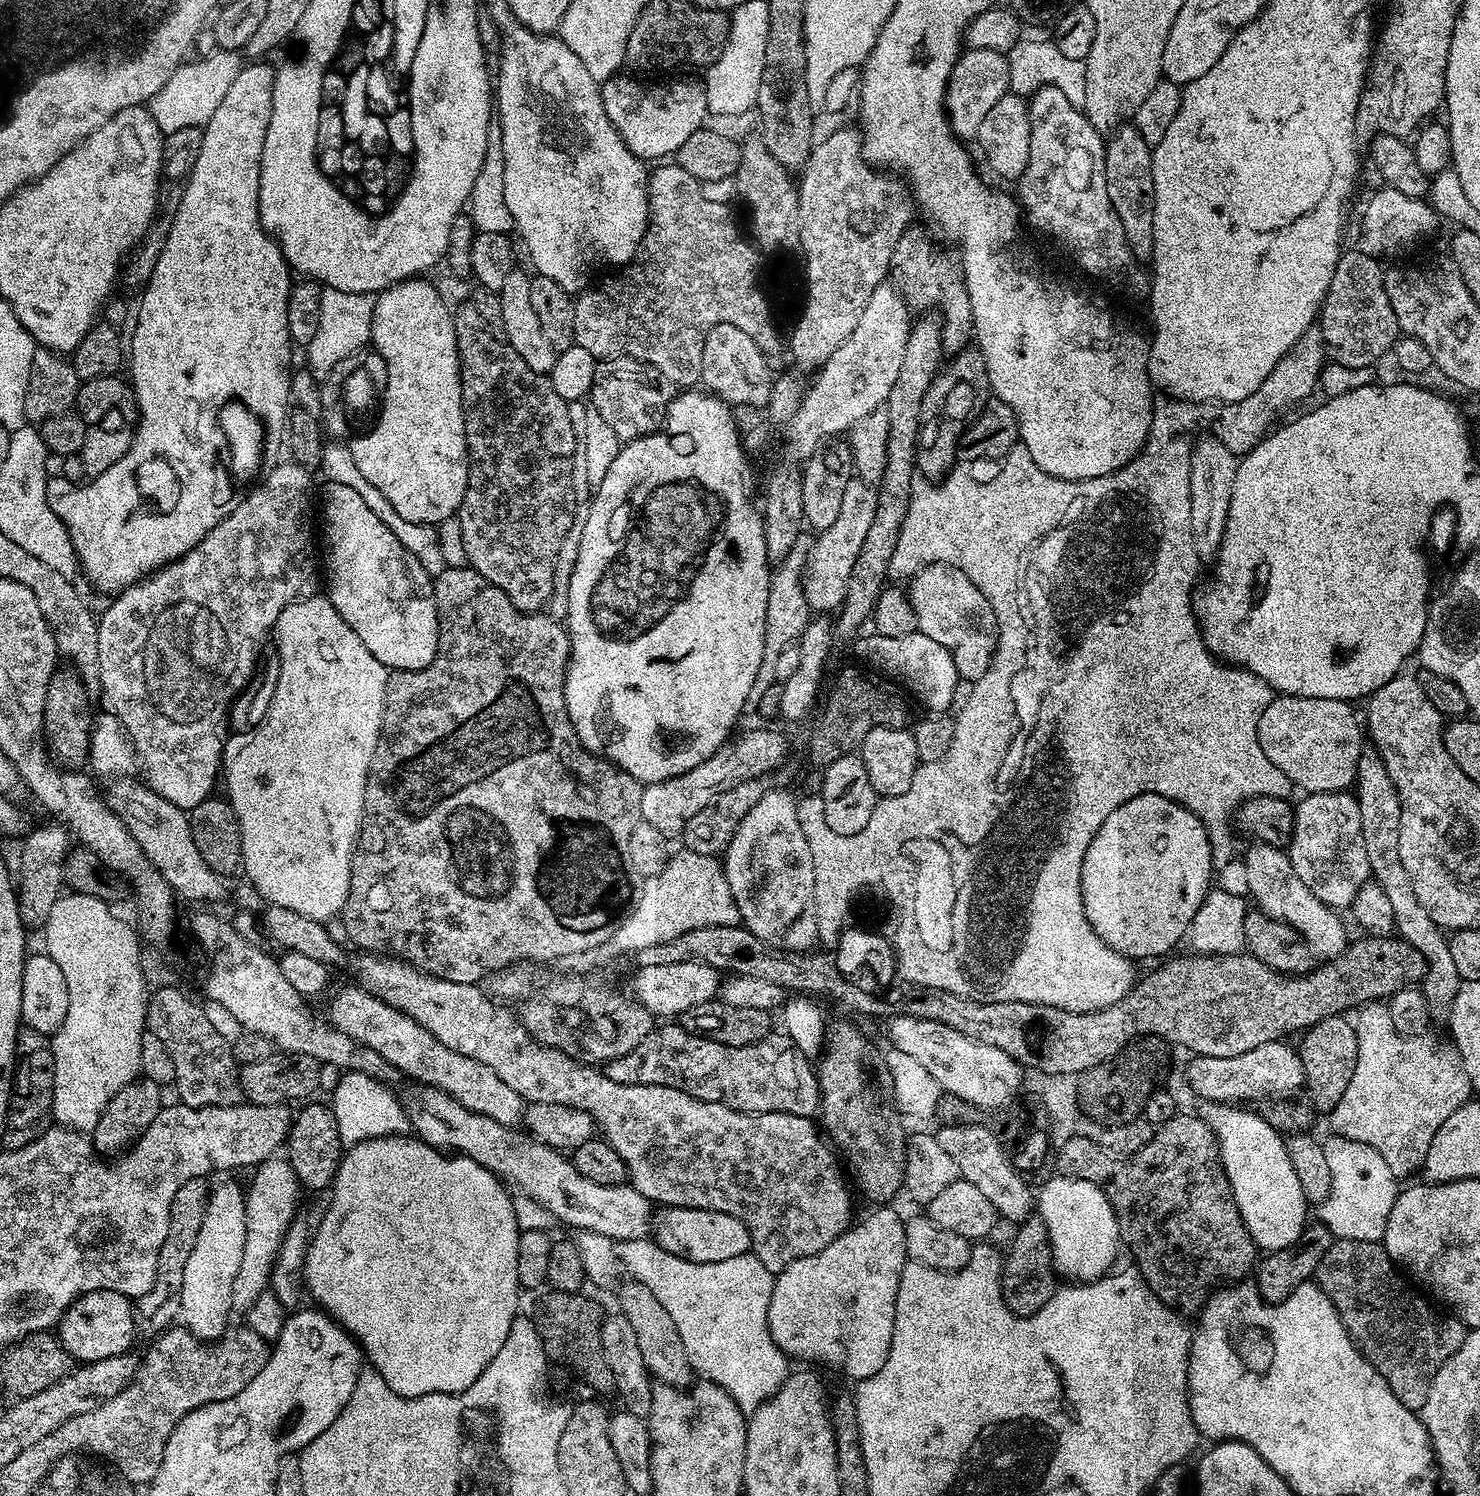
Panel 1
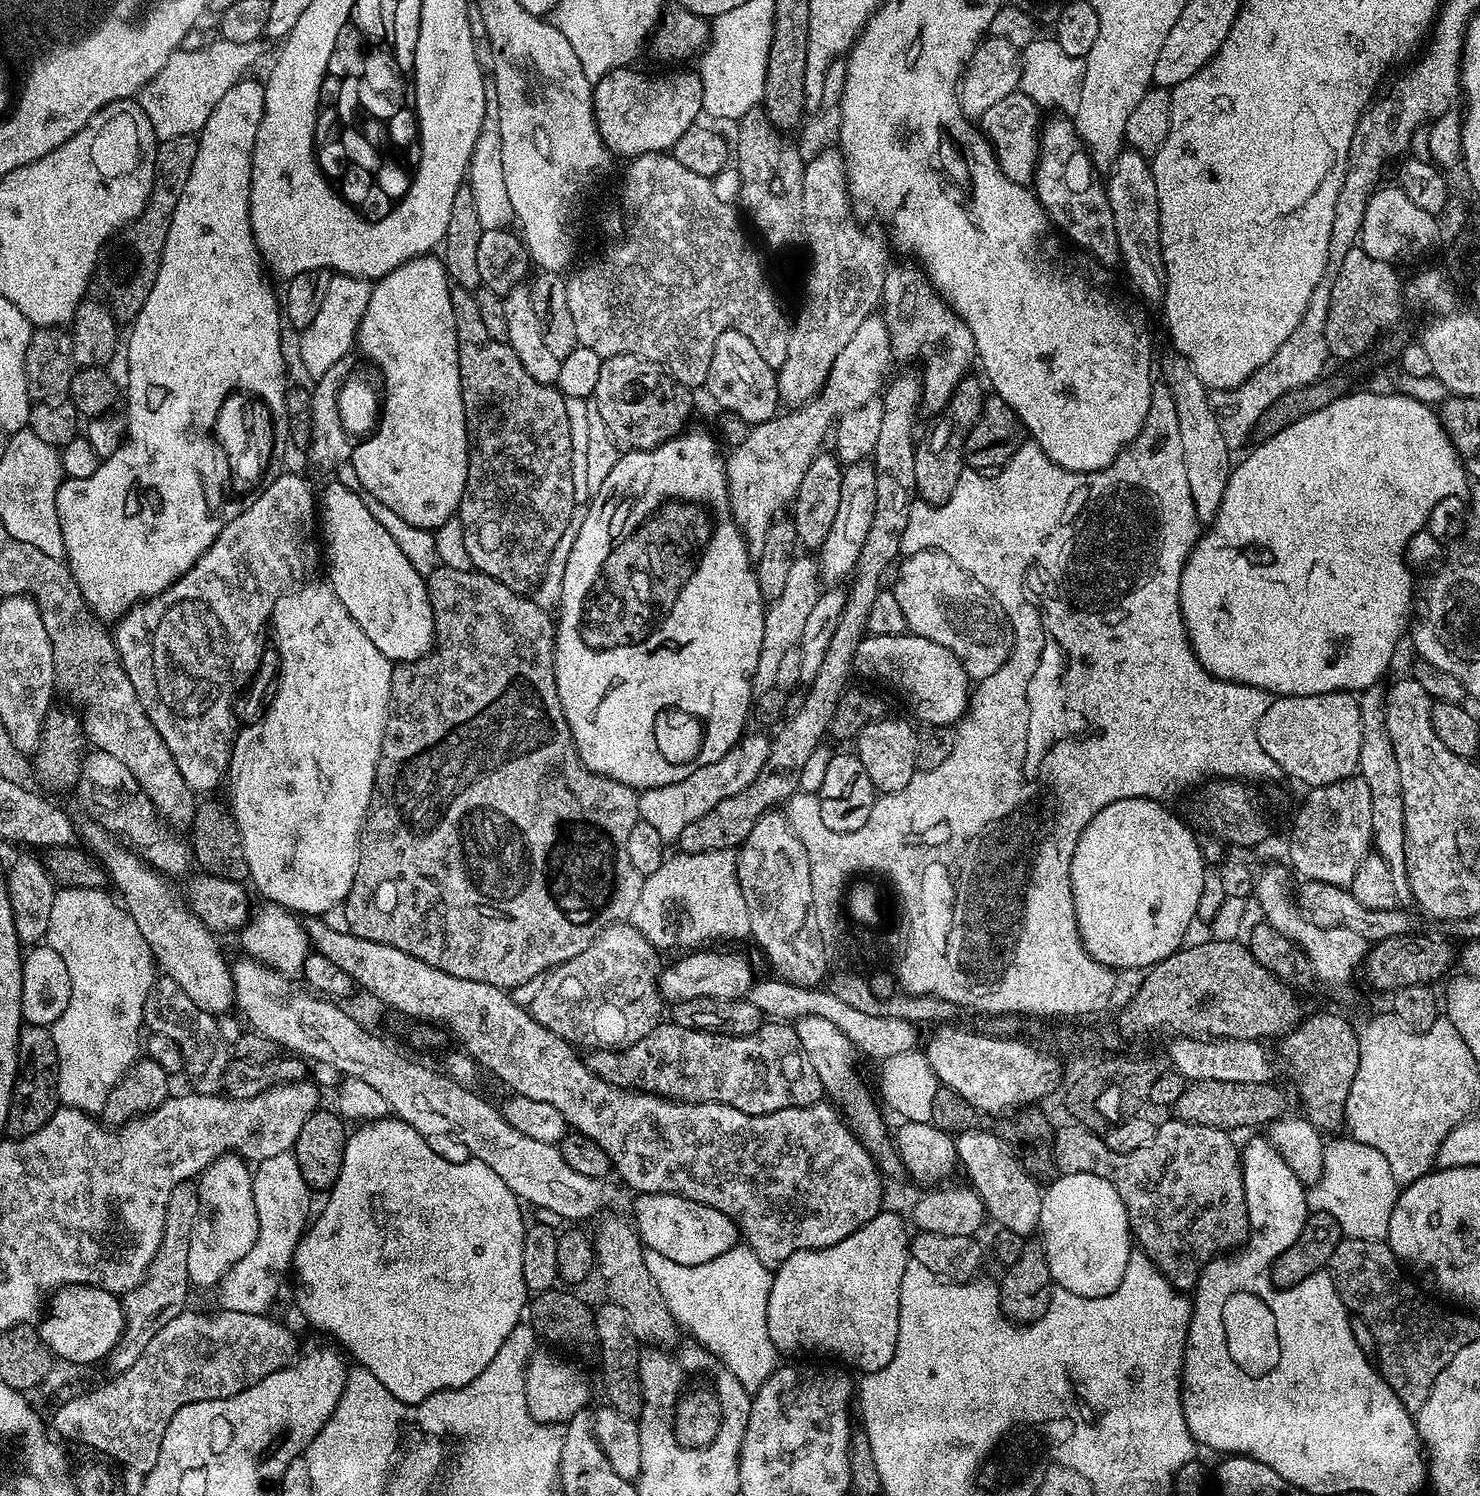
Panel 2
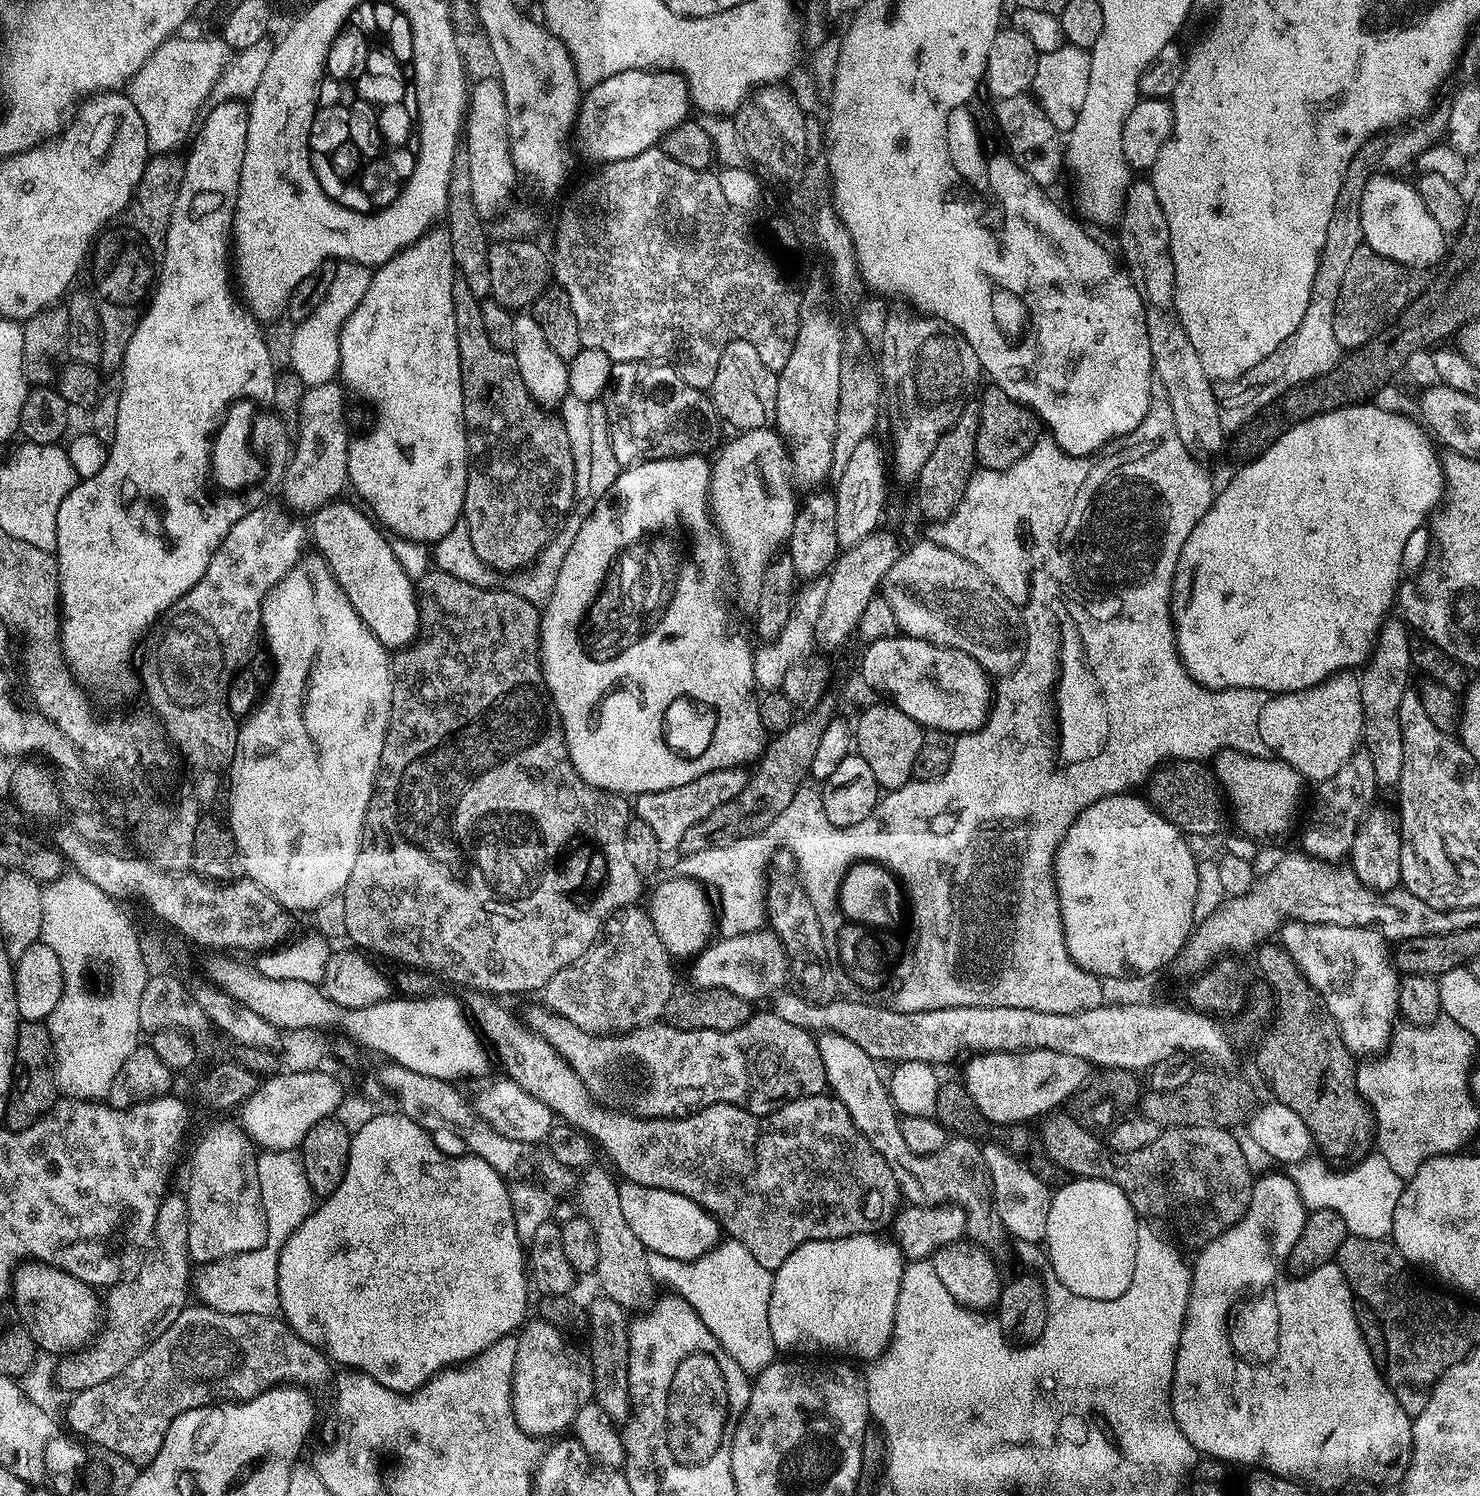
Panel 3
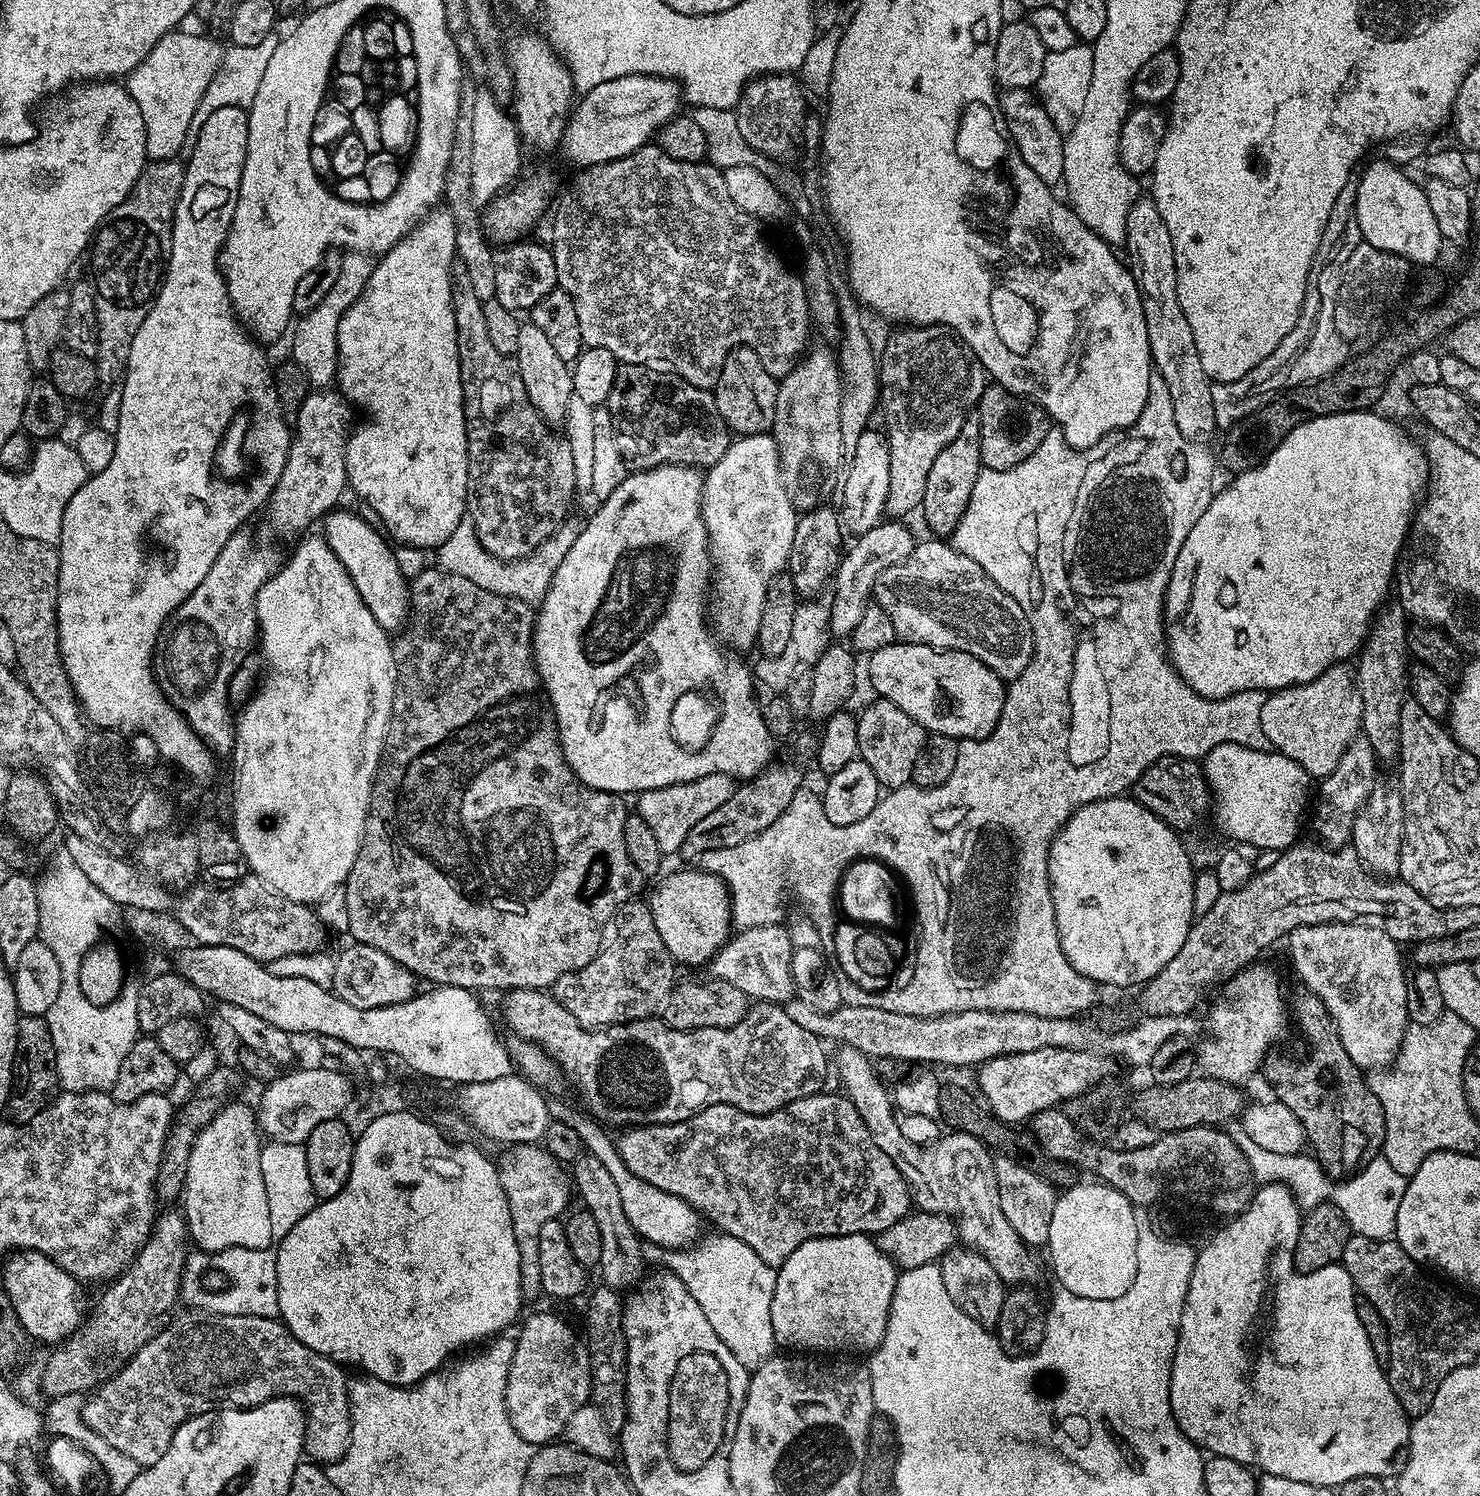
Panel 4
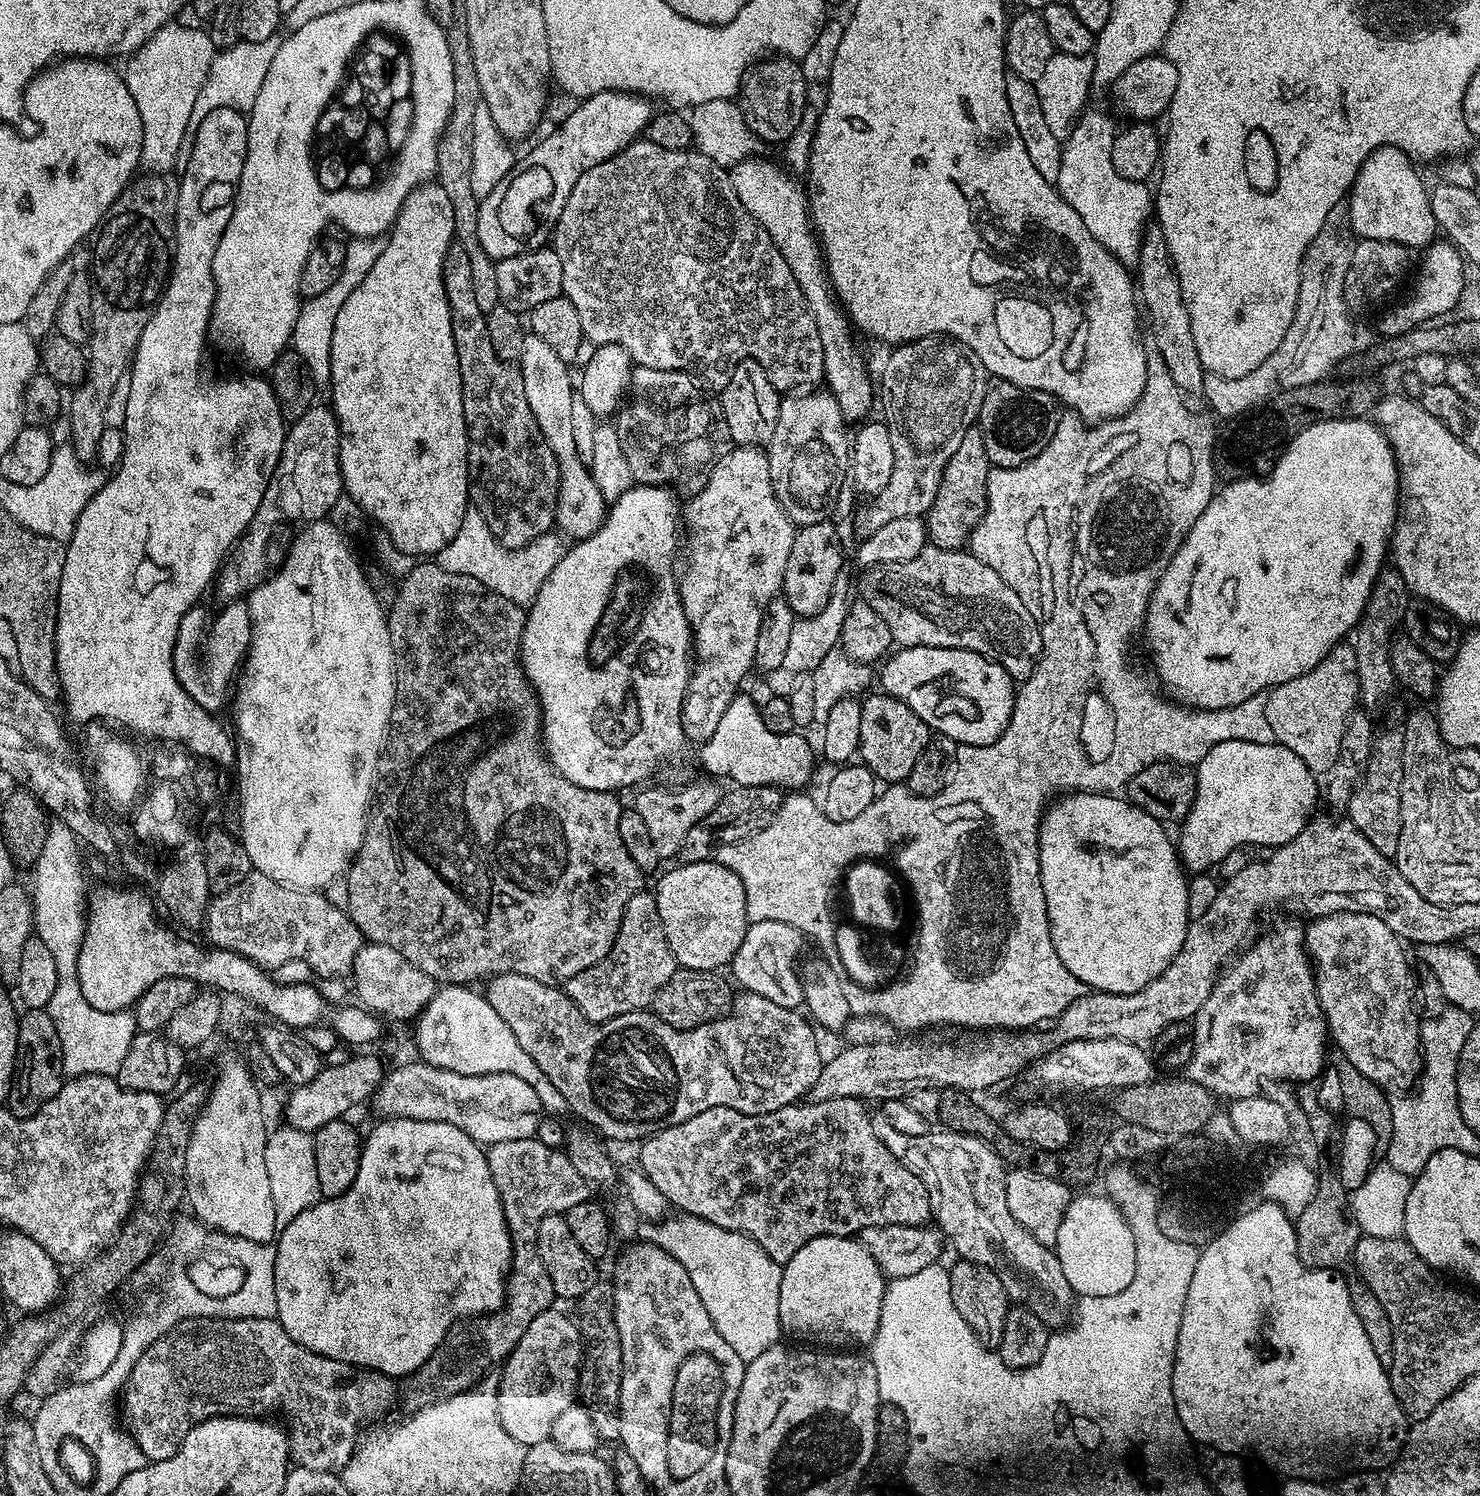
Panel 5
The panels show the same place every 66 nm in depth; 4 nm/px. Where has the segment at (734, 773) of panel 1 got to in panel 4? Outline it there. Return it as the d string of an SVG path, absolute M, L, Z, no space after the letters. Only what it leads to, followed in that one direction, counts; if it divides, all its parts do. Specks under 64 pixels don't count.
M721 772L698 778L694 782L678 783L674 786L660 787L658 790L648 790L637 795L638 808L636 814L646 822L646 826L654 833L658 841L658 848L664 855L672 856L679 853L682 842L690 832L691 827L696 826L706 815L722 806L730 794L738 787L737 781Z

